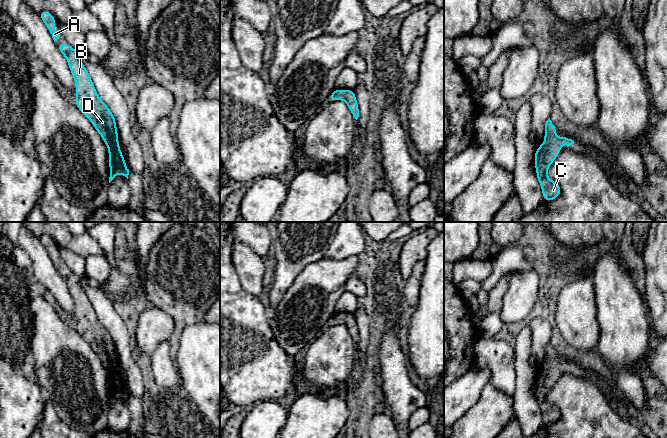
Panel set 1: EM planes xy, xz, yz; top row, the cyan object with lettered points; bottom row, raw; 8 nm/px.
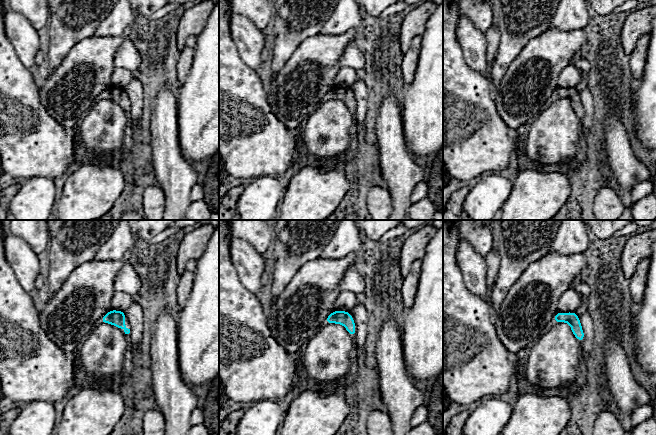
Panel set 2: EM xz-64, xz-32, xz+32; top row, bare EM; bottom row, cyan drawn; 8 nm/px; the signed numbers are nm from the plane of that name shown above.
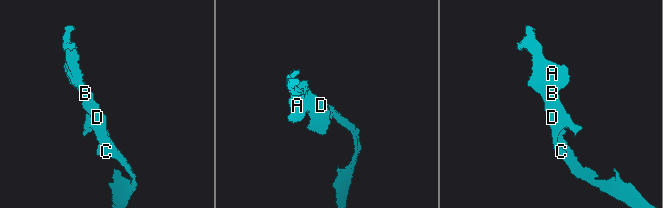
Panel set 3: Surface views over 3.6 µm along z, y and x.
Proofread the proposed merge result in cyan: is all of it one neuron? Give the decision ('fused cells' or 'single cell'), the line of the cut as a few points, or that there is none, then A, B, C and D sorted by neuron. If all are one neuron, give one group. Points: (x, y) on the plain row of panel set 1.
single cell; cut none; groups A B C D

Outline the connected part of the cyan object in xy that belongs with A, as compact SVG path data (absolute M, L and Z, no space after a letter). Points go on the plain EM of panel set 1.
M42 235L39 237L41 244L46 248L54 266L57 262L60 262L60 258L55 255L55 241L49 235Z

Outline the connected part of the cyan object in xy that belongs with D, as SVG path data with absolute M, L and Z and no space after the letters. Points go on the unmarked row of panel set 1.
M68 267L57 268L59 275L65 280L74 301L77 319L76 331L90 344L101 359L109 376L109 407L117 398L128 403L129 393L121 377L116 344L111 334L96 317L93 305L81 285L81 279Z

